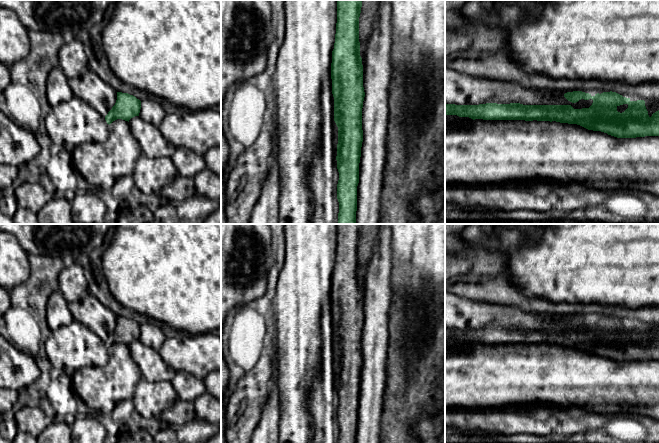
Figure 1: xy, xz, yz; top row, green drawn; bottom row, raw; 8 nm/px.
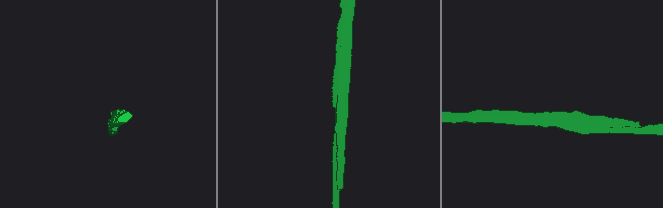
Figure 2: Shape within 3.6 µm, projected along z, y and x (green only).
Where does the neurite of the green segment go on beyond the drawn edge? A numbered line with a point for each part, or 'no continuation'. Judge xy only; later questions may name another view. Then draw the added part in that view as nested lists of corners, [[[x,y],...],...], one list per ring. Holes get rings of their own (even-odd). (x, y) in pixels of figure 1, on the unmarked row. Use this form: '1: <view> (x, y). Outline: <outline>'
no continuation

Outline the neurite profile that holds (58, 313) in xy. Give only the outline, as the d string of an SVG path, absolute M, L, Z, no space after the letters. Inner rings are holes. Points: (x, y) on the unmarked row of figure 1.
M58 290L47 301L47 323L51 331L70 325L74 317L69 309L69 303Z

